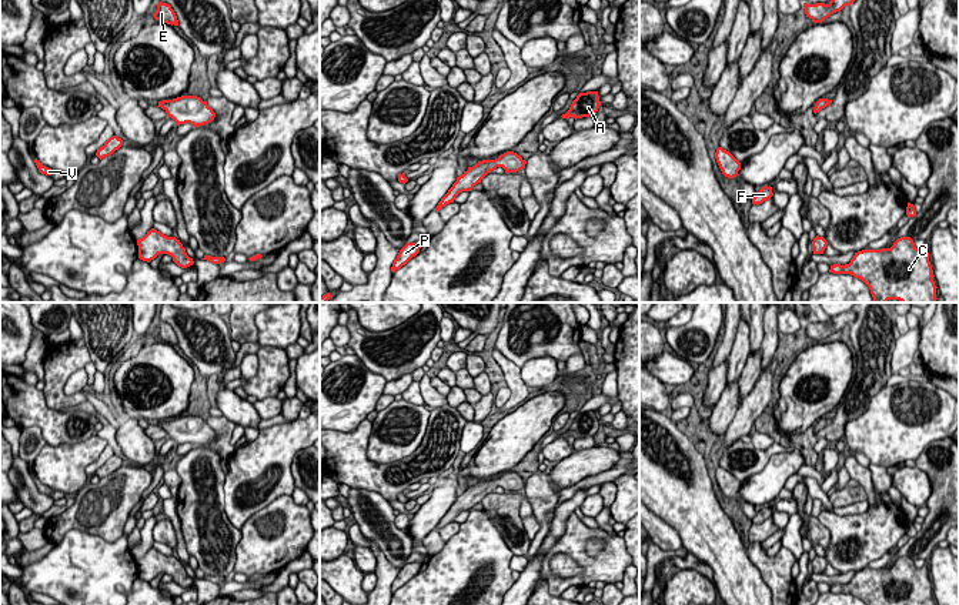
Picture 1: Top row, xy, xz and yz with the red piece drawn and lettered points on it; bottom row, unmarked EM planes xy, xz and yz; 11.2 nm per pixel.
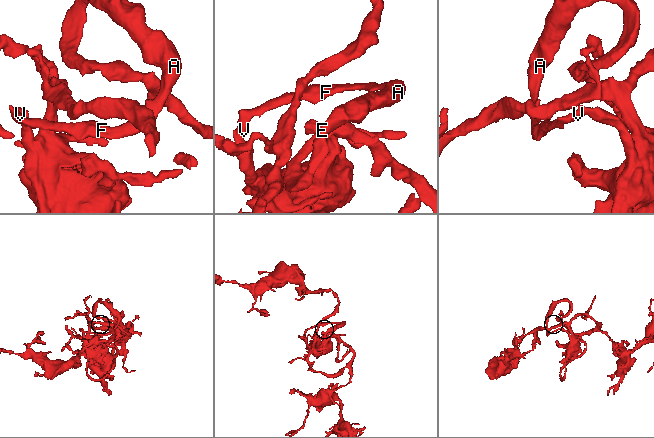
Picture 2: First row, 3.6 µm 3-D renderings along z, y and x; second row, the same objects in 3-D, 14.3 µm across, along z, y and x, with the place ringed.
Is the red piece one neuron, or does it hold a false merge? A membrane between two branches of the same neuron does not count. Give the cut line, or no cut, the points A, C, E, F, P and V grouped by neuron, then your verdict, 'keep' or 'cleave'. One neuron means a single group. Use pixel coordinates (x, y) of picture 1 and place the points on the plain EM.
cut none; groups A C E F P V; keep

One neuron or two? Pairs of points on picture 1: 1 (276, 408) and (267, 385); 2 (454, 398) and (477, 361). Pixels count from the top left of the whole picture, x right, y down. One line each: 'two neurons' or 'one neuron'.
1: two neurons
2: one neuron

